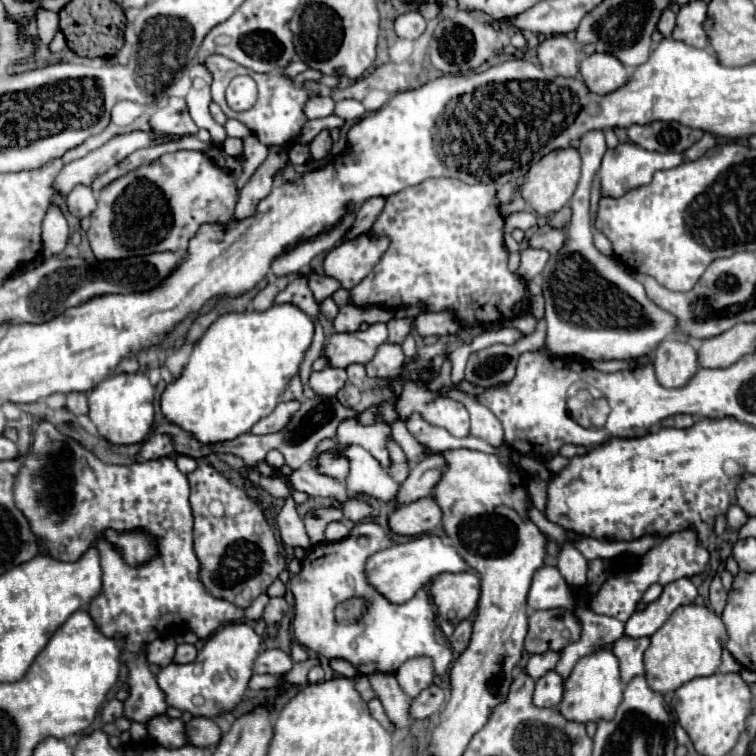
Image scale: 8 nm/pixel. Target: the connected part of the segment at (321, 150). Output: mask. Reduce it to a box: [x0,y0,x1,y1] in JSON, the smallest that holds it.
[309,130,331,160]

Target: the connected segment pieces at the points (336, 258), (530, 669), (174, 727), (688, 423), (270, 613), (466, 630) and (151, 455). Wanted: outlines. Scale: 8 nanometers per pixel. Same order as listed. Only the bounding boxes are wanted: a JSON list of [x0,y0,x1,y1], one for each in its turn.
[[323,234,389,290],[527,652,557,680],[145,714,187,748],[661,414,695,428],[263,598,287,624],[449,620,471,654],[139,434,173,460]]

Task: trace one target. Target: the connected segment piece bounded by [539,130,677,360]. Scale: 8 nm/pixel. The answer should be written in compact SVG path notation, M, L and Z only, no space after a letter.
M587 132L577 150L581 154L581 178L571 198L573 218L567 226L569 240L561 252L549 258L539 276L545 294L545 352L551 356L581 356L585 360L635 360L653 352L661 340L675 336L677 320L647 298L645 288L627 268L603 256L593 246L589 196L593 178L599 172L599 160L607 150L603 132Z

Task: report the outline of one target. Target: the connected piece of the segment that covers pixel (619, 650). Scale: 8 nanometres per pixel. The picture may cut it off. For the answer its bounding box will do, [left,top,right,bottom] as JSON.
[613,638,649,684]

